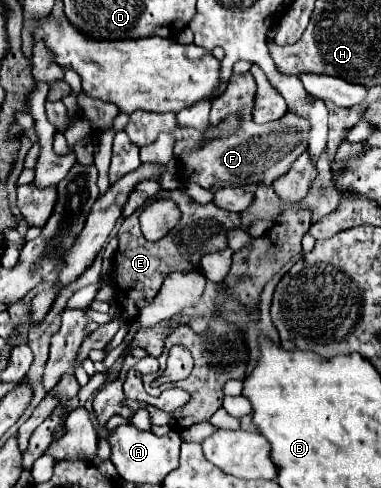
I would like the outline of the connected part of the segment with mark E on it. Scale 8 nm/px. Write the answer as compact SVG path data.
M165 191L165 199L173 199L173 203L181 211L181 219L173 231L169 231L159 241L147 241L139 229L139 211L135 211L131 217L125 217L117 231L119 247L113 257L113 271L115 271L115 289L117 293L123 293L125 297L135 297L141 303L149 305L157 297L157 291L163 283L163 279L175 271L189 273L199 271L201 257L207 253L217 253L227 249L227 233L231 229L241 229L241 217L239 213L231 213L225 209L215 207L213 203L197 205L191 197L187 197L183 191Z

